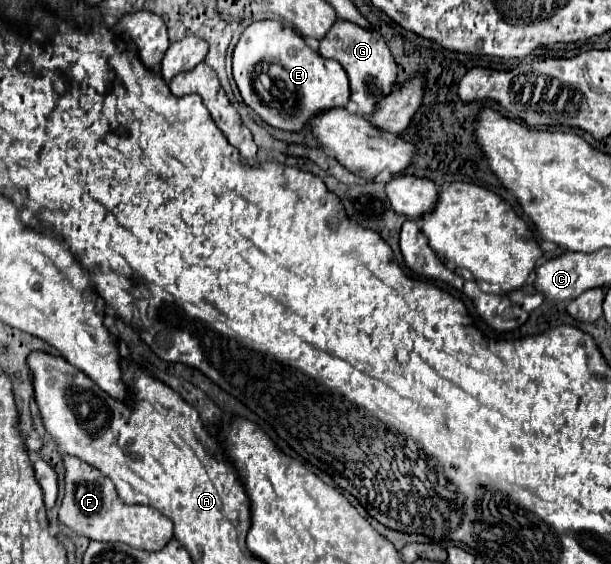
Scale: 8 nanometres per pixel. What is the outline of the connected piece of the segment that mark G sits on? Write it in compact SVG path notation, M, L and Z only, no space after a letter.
M338 19L330 27L330 31L320 39L318 53L322 53L328 59L340 61L340 65L344 67L344 71L348 73L348 79L350 79L352 101L356 101L358 111L364 113L364 117L368 117L368 113L374 111L374 105L378 101L382 101L394 89L396 63L378 31L368 31L356 23Z

